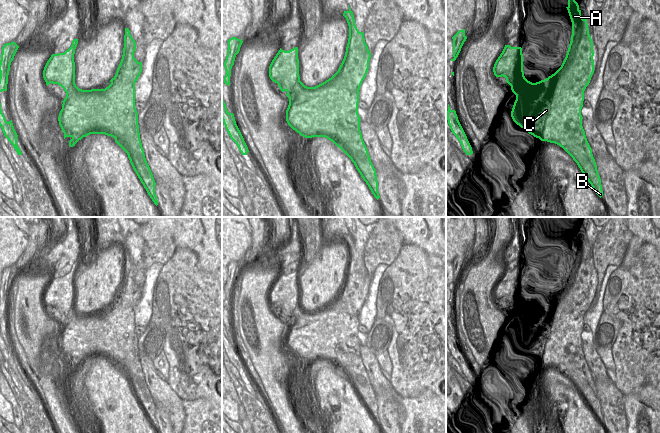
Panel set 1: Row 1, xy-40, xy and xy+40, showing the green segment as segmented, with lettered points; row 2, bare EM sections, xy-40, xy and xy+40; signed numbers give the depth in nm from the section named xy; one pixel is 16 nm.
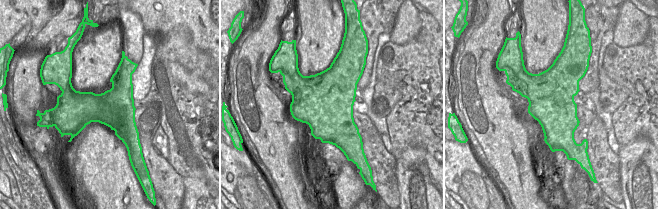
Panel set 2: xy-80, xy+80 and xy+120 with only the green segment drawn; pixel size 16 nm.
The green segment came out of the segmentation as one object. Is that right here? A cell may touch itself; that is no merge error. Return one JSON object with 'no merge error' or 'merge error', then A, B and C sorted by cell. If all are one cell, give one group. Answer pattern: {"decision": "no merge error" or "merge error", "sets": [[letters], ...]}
{"decision": "no merge error", "sets": [["A", "B", "C"]]}

